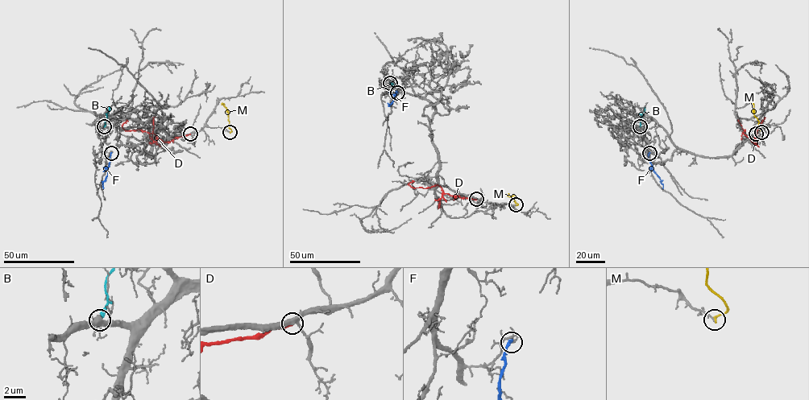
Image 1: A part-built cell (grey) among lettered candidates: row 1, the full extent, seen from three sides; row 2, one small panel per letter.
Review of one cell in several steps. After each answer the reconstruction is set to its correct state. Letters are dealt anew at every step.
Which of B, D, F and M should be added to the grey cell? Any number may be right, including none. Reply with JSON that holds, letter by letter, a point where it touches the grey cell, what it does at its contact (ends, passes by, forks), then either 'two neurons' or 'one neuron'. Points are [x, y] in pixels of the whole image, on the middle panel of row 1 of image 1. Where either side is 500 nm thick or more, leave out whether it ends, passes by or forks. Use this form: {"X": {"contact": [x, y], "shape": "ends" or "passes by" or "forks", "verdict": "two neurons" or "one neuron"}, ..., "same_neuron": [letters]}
{"B": {"contact": [390, 83], "shape": "ends", "verdict": "two neurons"}, "D": {"contact": [476, 199], "shape": "ends", "verdict": "two neurons"}, "F": {"contact": [397, 92], "shape": "ends", "verdict": "two neurons"}, "M": {"contact": [516, 204], "shape": "ends", "verdict": "two neurons"}, "same_neuron": []}

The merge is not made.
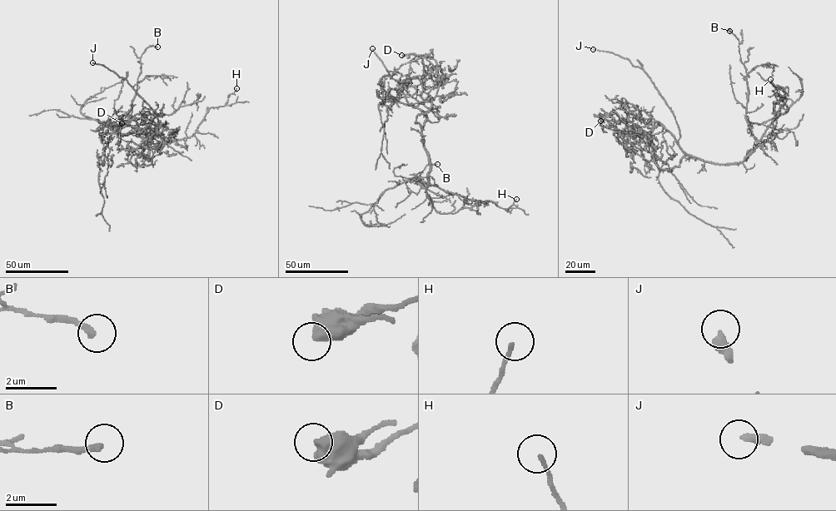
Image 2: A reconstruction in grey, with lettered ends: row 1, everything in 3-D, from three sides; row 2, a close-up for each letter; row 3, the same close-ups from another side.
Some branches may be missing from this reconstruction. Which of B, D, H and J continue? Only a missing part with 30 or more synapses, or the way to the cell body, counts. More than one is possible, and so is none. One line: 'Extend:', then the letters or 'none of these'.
Extend: J

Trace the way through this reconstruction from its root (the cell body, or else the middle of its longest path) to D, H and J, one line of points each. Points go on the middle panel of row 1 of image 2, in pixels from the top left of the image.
D: (423, 139), (415, 117), (429, 111), (442, 79), (434, 59), (422, 55), (401, 55)
H: (423, 139), (429, 163), (430, 184), (448, 193), (475, 200), (494, 202), (507, 211), (516, 199)
J: (423, 139), (422, 127), (425, 121), (437, 122), (439, 120), (391, 77), (372, 48)

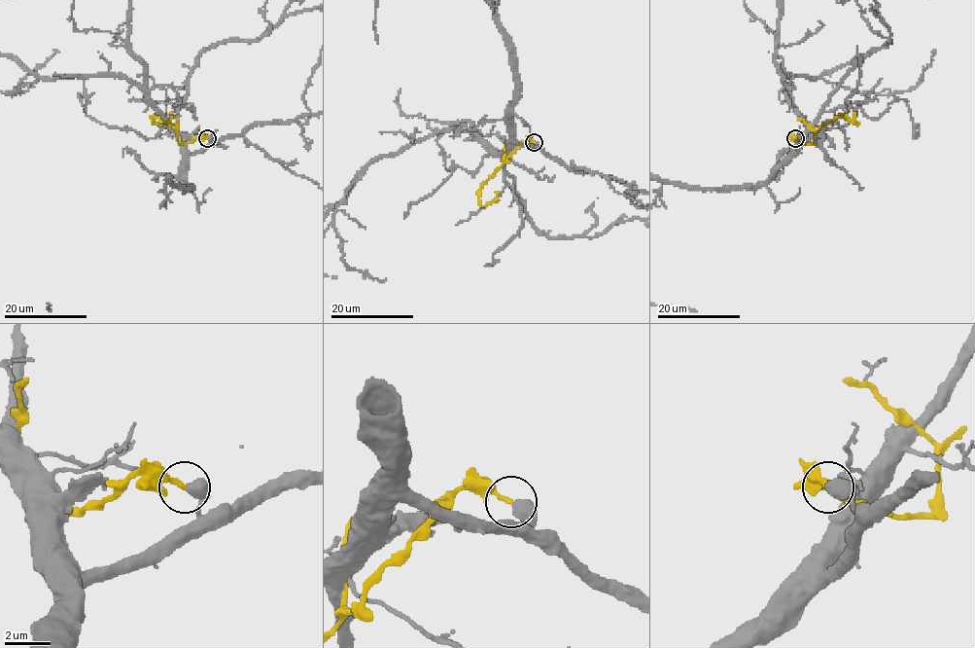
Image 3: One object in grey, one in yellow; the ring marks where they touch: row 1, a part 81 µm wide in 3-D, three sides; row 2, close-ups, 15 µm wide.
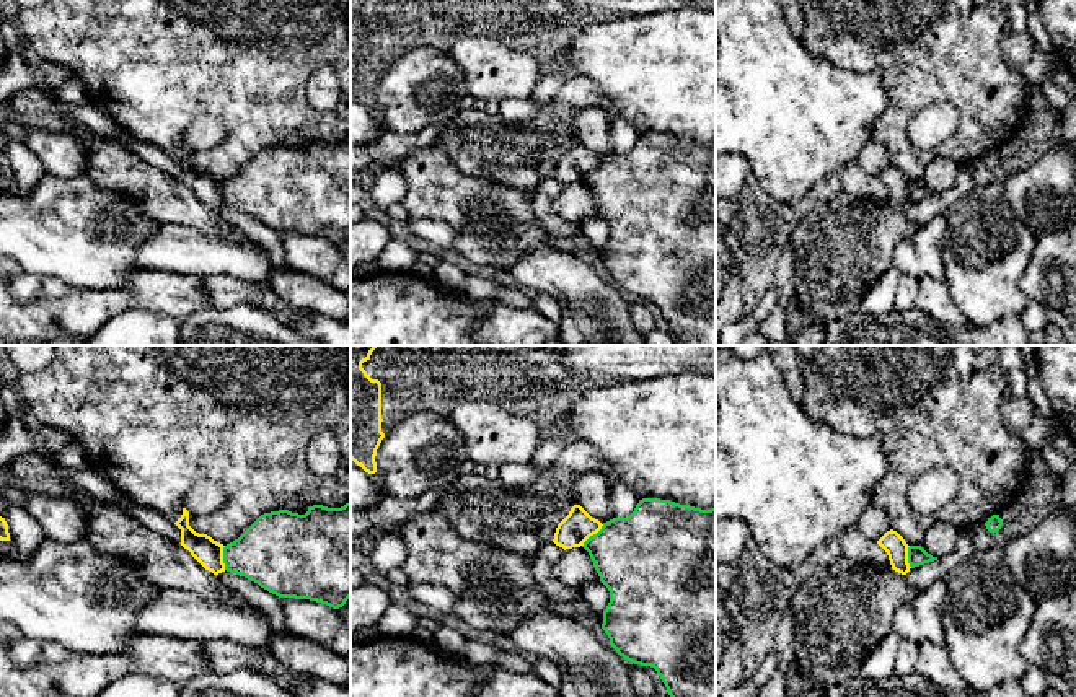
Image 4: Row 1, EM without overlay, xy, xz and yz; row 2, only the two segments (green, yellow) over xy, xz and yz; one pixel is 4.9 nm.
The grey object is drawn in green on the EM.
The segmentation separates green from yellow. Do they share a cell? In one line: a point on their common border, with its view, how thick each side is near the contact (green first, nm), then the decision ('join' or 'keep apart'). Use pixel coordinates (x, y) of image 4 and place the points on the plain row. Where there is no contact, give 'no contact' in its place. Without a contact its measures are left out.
contact xz (594, 170); calibres 420 and 160 nm; keep apart

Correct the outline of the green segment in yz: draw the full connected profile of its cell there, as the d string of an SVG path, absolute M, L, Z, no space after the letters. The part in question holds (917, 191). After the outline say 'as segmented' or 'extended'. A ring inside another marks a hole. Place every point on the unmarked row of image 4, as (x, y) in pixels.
M910 181L908 182L908 199L911 204L929 199L937 195L937 192L933 192L928 189L921 181Z; as segmented

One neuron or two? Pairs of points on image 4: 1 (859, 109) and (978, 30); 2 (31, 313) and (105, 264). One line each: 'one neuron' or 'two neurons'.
1: two neurons
2: two neurons

